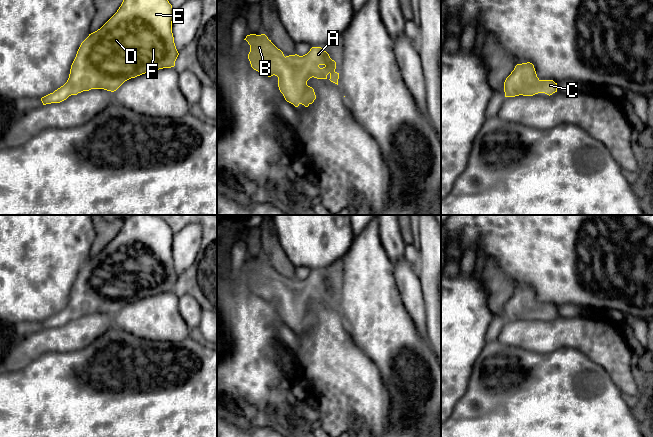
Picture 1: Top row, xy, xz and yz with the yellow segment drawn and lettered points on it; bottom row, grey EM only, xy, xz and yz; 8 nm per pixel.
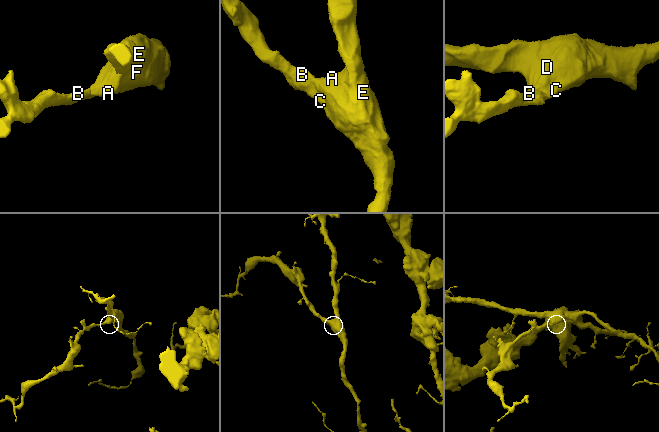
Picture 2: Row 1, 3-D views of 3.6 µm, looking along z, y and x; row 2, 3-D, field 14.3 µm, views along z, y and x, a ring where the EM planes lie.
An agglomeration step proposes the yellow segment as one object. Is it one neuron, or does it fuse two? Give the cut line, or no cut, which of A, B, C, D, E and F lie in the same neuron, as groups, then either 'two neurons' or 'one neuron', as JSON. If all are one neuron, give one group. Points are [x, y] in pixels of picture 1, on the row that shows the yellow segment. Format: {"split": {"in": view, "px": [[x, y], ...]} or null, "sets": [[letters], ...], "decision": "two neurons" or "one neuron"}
{"split": null, "sets": [["A", "B", "C", "D", "E", "F"]], "decision": "one neuron"}

